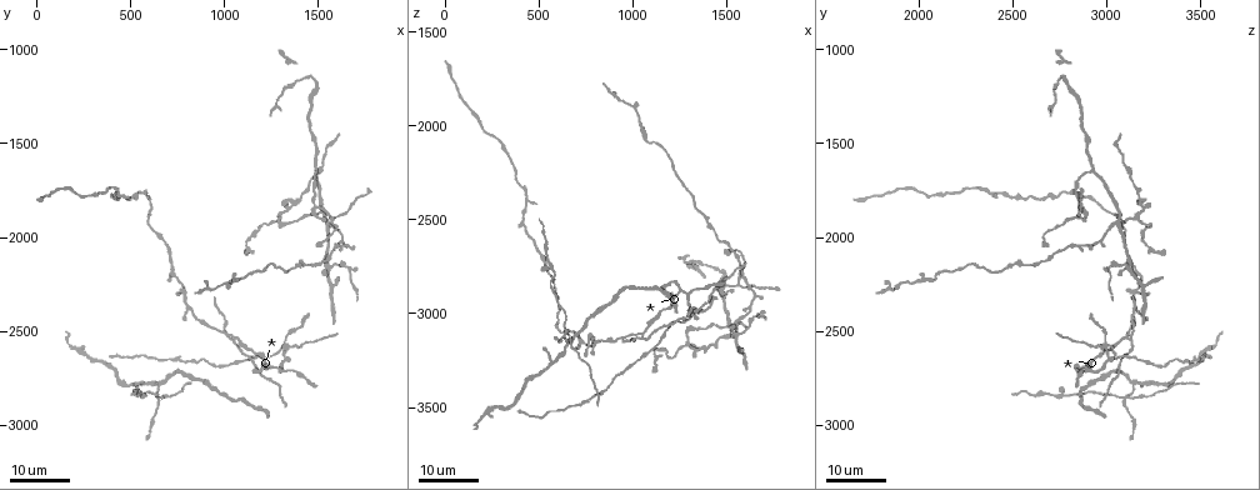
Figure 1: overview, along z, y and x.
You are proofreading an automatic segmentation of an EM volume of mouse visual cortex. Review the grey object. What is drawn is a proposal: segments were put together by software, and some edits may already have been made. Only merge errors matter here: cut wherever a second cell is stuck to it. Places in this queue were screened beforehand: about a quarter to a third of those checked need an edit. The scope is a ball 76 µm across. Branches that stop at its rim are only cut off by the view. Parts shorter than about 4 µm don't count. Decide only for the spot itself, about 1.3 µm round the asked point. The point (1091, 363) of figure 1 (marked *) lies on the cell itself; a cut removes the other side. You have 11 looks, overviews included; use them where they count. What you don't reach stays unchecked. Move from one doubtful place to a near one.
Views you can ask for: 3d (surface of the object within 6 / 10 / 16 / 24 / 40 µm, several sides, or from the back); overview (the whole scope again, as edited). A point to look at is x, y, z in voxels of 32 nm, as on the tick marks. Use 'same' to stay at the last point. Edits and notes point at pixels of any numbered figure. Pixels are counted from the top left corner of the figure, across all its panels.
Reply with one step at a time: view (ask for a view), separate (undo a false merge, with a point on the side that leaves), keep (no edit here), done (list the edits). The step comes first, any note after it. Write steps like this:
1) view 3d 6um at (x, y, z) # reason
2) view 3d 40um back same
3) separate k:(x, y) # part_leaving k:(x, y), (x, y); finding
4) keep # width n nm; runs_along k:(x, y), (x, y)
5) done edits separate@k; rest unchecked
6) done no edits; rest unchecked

view 3d 16um at (1310, 2590, 2990) # thin arm on a thick one

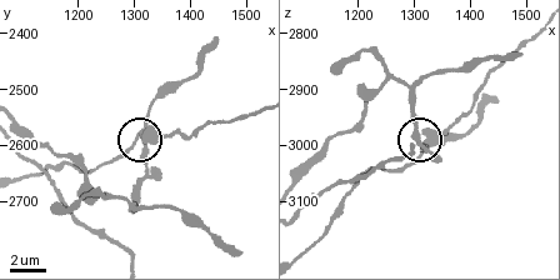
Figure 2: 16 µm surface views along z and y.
view 3d 10um same # closer look

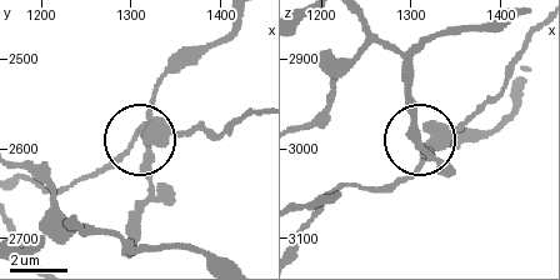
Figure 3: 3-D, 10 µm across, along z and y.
separate 3:(133, 136) # arms 4; a second cell is stuck on

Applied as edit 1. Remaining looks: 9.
view overview

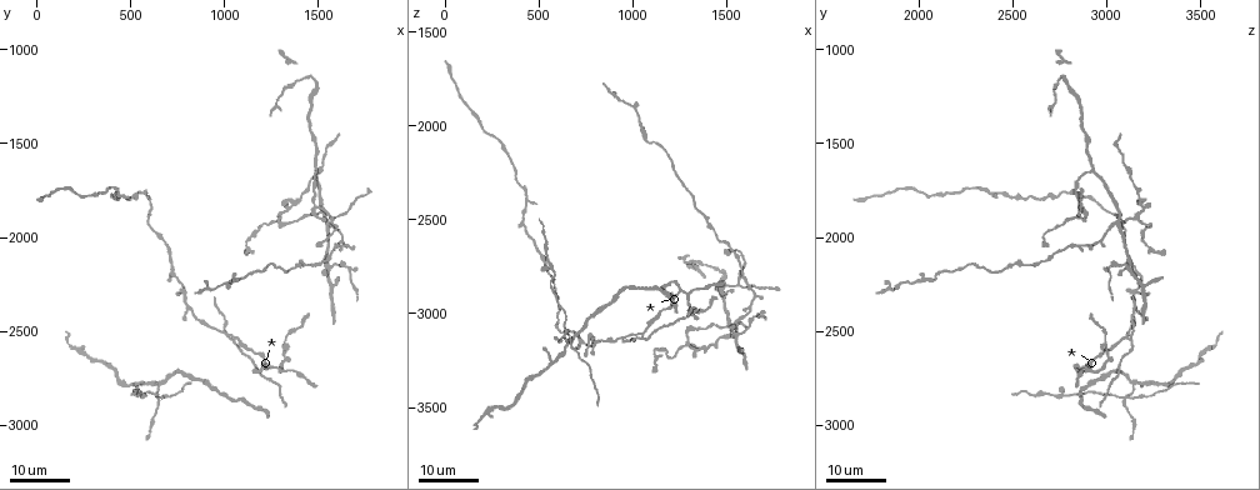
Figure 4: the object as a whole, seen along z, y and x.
view 3d 24um at (1560, 2160, 3110) # looks like a crossing

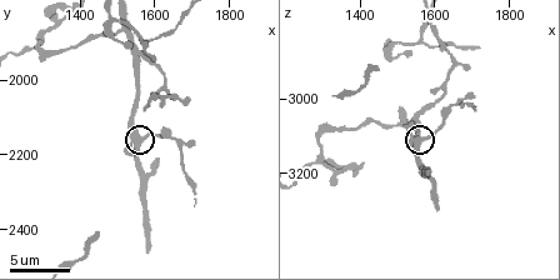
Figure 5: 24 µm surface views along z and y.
view 3d 10um at (1560, 2170, 3110)

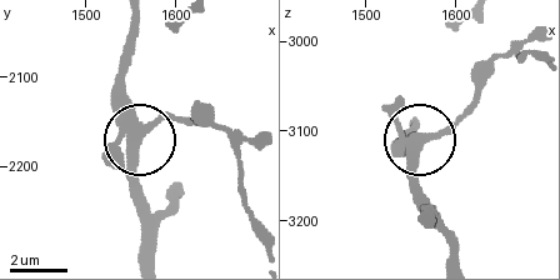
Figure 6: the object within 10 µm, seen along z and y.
keep # width 390 nm; continuous, no second cell

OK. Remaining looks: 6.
view 3d 6um at (1570, 1890, 2840) # arms part here

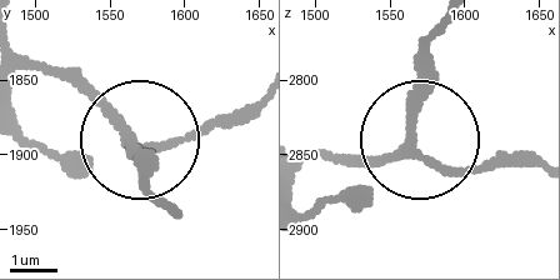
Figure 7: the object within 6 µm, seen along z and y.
view 3d 6um back at (1564, 1892, 2838) # from behind

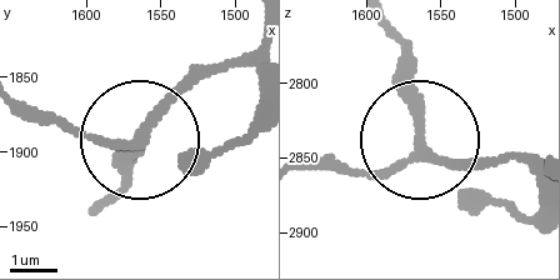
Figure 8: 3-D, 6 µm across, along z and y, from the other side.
keep # side_arm 9 um; arms 3; all the same cell

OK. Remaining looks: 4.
view 3d 24um at (1470, 1650, 2930) # three-way junction

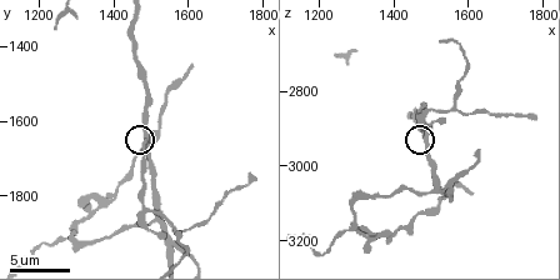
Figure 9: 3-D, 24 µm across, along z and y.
view 3d 6um at (1490, 1640, 2930)

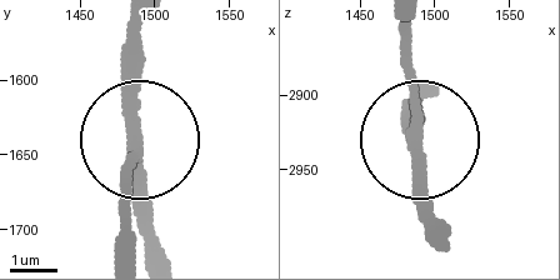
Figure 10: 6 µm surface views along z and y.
keep # side_arm 22 um; arms 3; one cell here

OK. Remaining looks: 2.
view 3d 16um at (990, 2250, 1890) # side arm on a straight run

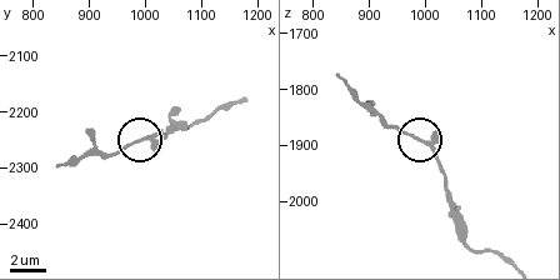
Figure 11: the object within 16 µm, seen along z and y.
view 3d 6um at (1000, 2250, 1895)

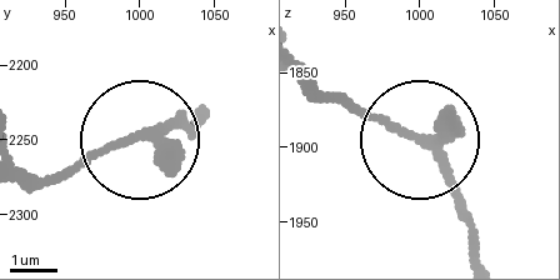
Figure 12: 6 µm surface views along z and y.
keep # width 210 nm; runs_along 12:(478, 251), (438, 156), (310, 76); continuous, no second cell

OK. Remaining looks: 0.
done edits separate@3; rest unchecked

